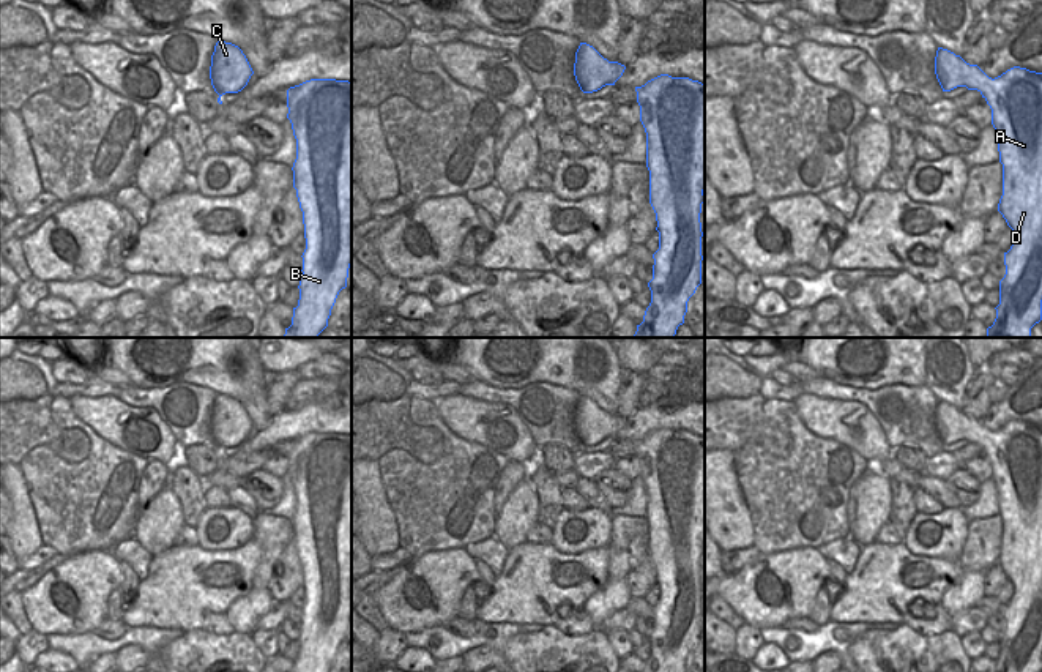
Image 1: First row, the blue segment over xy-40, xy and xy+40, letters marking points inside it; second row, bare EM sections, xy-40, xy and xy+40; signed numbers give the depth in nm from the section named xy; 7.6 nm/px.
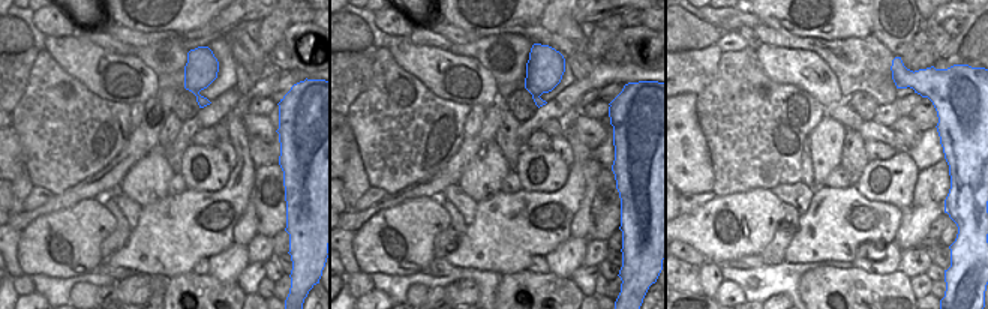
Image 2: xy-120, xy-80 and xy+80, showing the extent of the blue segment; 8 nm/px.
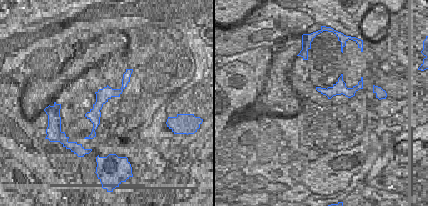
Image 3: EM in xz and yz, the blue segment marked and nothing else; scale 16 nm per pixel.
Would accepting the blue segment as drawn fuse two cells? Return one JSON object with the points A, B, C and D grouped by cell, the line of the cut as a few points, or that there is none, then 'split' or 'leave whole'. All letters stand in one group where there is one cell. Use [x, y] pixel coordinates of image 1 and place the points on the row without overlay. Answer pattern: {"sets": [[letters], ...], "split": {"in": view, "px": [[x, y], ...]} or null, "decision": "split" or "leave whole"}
{"sets": [["A", "B", "D"], ["C"]], "split": {"in": "xy", "px": [[618, 417], [609, 425], [610, 437]]}, "decision": "split"}

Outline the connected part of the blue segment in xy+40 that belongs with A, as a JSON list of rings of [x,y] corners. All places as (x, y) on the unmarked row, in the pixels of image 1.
[[[969,418],[962,427],[965,440],[977,443],[992,462],[1003,517],[1003,549],[998,565],[1014,587],[1012,599],[1004,606],[1006,628],[999,634],[996,672],[1042,672],[1042,426],[1014,420],[992,432],[977,418]]]

